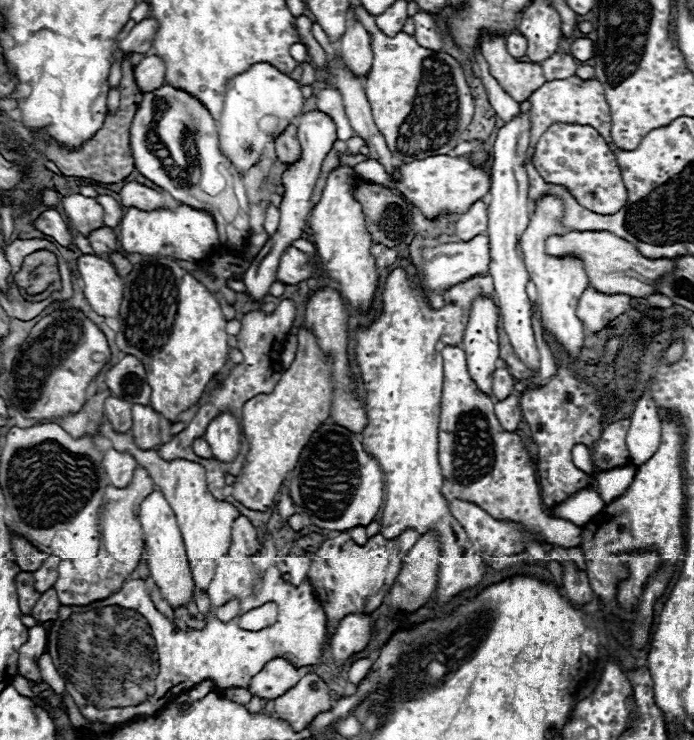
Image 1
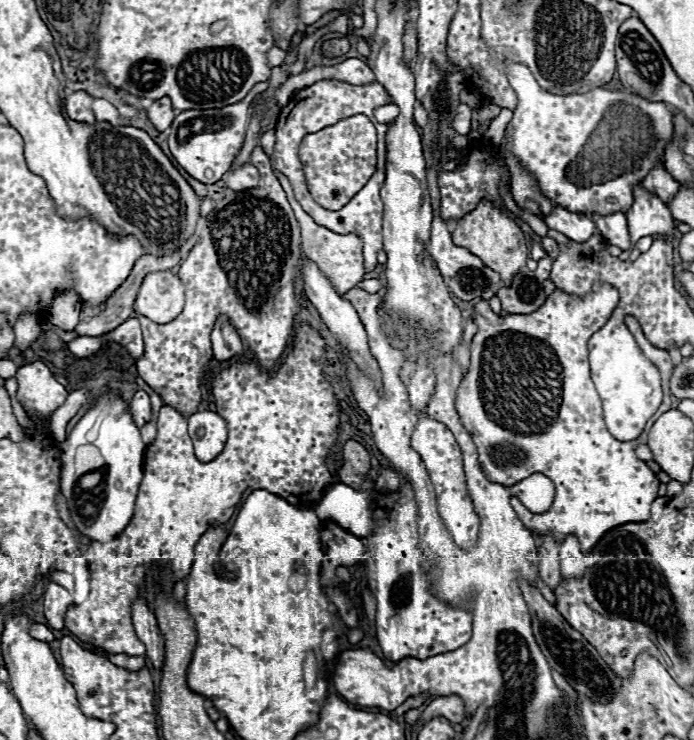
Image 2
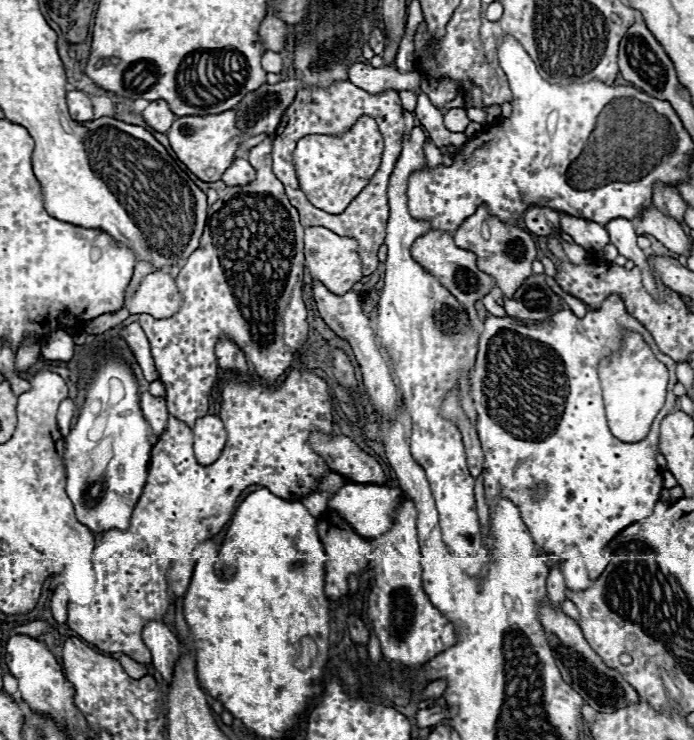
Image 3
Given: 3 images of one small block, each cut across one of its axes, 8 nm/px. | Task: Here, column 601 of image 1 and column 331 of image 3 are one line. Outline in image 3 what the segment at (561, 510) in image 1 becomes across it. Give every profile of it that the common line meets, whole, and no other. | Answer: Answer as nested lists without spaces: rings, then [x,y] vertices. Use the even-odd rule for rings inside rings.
[[[346,484],[336,494],[328,500],[328,510],[338,510],[358,534],[364,538],[376,538],[380,534],[386,534],[394,522],[394,508],[402,500],[402,490],[400,488],[386,488],[386,486],[376,486],[376,484]]]

